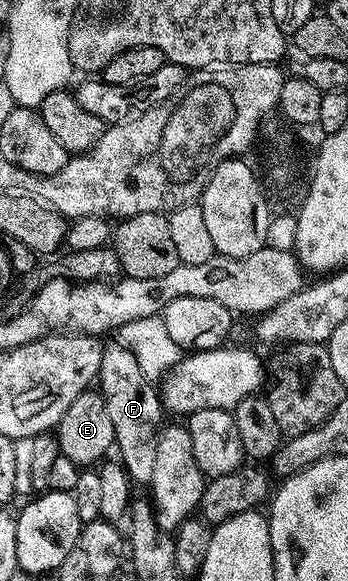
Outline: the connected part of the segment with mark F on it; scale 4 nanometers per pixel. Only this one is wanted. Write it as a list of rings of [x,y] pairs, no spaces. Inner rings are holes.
[[[120,342],[104,345],[97,380],[101,396],[107,402],[107,412],[111,414],[111,426],[115,426],[115,448],[121,451],[120,463],[129,471],[134,485],[147,486],[155,474],[155,453],[163,427],[163,405],[158,385],[143,374],[135,354]]]

